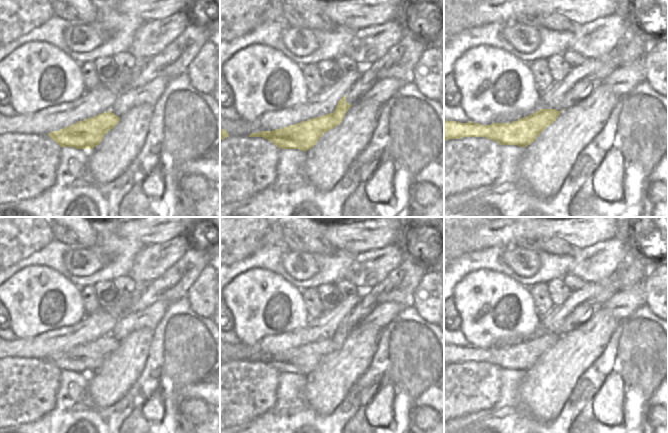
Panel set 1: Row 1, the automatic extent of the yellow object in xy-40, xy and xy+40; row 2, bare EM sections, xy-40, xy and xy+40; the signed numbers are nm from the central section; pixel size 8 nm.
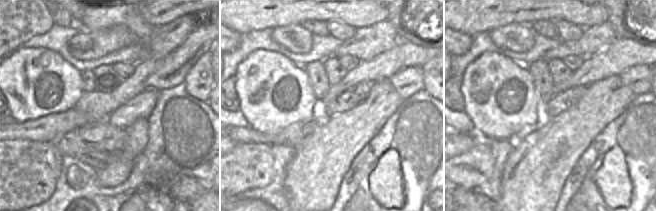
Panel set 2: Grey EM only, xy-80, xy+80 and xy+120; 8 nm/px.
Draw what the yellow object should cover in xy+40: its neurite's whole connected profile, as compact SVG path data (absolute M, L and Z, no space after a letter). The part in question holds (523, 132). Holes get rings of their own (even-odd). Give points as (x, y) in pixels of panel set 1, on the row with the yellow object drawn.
M540 109L539 111L511 123L481 125L471 121L459 123L444 119L444 141L463 137L485 137L500 145L527 147L552 123L562 111Z

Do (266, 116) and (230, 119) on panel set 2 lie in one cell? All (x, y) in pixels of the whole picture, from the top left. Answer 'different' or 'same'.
different

